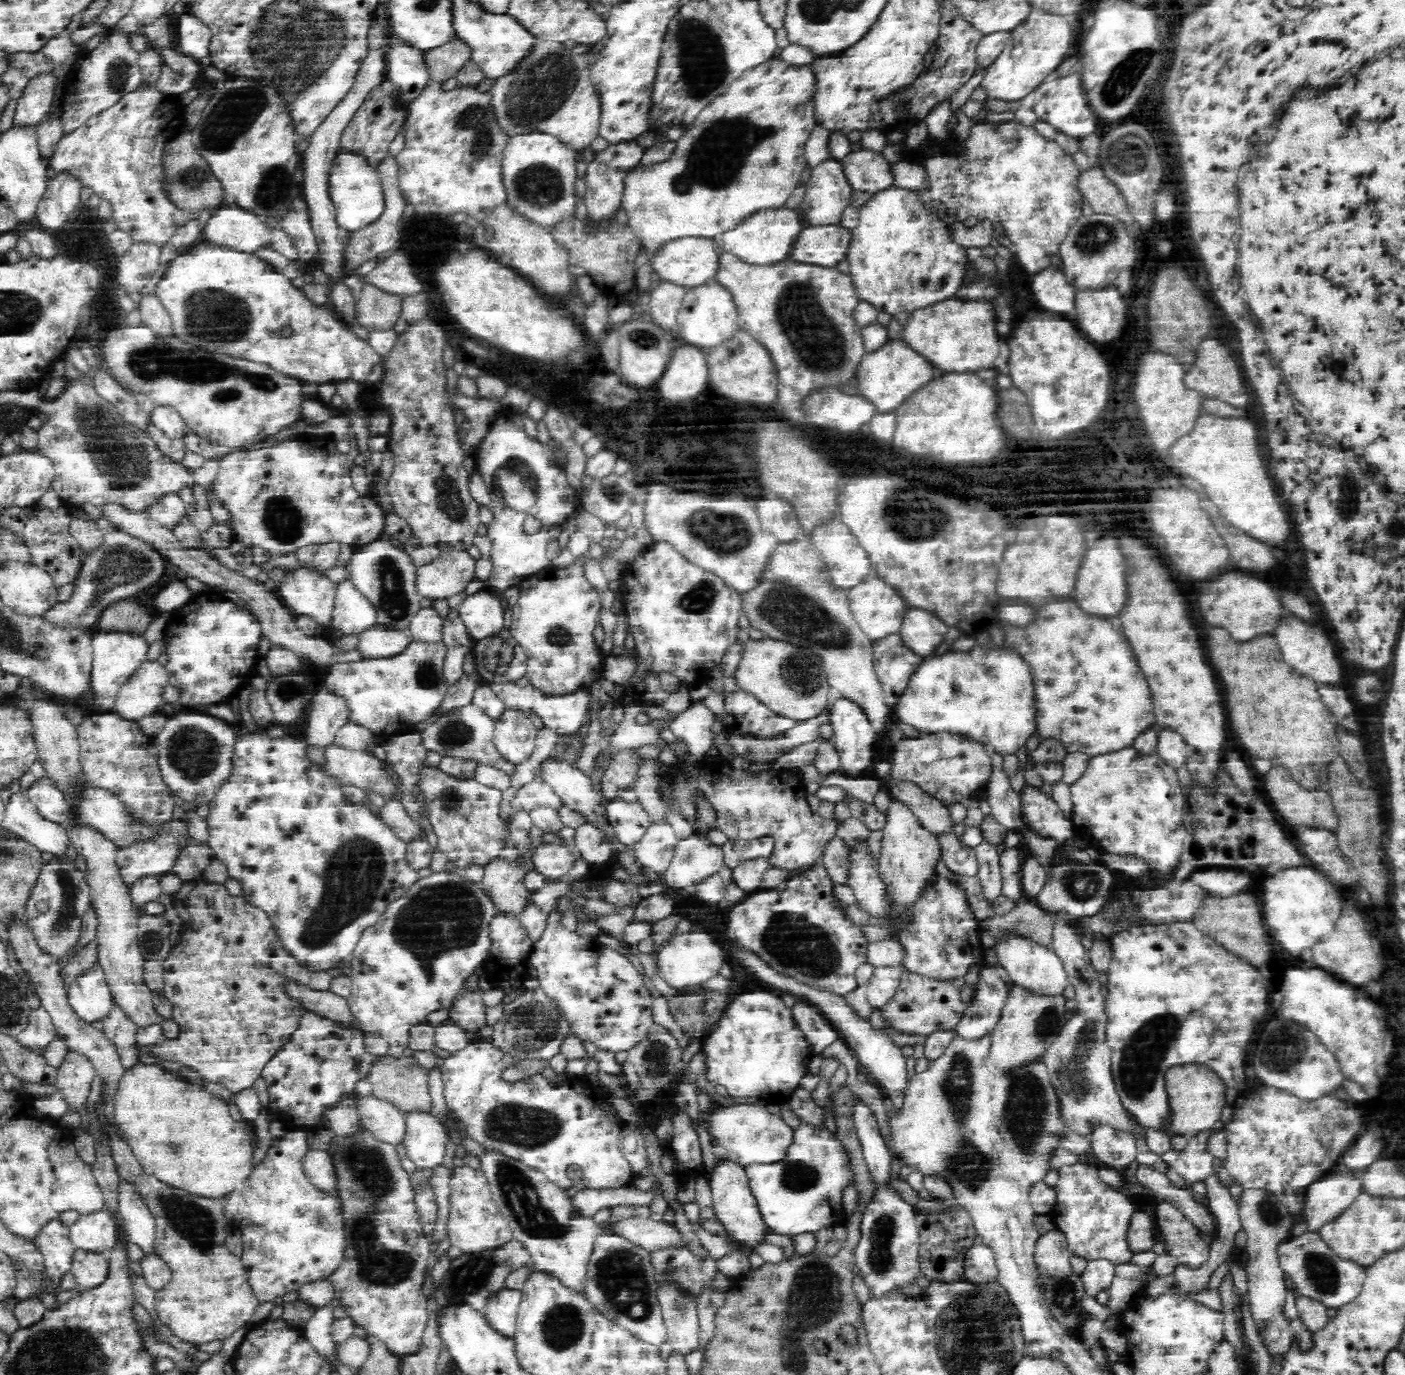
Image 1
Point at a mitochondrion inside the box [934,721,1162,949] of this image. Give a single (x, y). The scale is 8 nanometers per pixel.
(1076, 886)

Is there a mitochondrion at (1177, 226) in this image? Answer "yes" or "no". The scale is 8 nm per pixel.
no

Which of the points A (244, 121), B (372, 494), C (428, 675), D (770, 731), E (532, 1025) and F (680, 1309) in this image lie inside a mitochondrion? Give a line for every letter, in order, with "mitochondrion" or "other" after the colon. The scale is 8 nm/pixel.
A: mitochondrion
B: other
C: mitochondrion
D: other
E: mitochondrion
F: mitochondrion

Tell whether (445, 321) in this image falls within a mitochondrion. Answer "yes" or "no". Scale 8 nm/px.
no

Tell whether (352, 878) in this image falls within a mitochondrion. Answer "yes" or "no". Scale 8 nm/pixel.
yes

